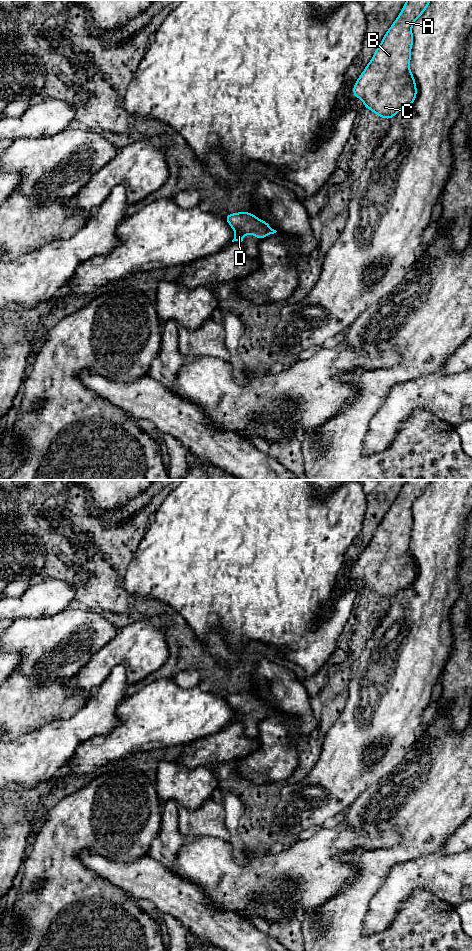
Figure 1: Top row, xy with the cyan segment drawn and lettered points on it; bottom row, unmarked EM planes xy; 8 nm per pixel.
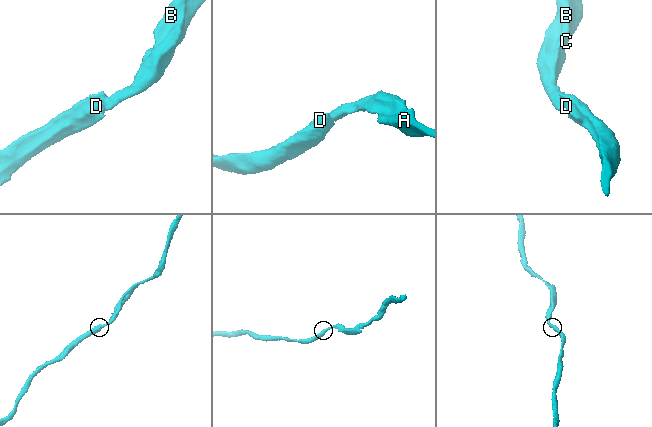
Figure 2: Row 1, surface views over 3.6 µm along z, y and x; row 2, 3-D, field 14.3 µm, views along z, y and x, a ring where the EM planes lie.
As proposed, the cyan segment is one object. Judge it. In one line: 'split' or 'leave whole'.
leave whole

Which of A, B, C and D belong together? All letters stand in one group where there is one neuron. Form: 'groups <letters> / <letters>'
groups A B C D

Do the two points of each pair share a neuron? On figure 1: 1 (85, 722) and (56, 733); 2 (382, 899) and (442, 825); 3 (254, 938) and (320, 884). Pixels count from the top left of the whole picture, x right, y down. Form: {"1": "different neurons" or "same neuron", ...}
{"1": "same neuron", "2": "different neurons", "3": "different neurons"}

